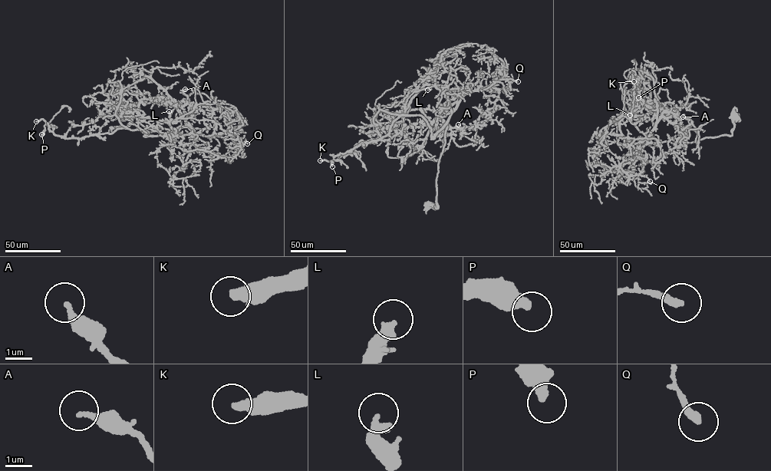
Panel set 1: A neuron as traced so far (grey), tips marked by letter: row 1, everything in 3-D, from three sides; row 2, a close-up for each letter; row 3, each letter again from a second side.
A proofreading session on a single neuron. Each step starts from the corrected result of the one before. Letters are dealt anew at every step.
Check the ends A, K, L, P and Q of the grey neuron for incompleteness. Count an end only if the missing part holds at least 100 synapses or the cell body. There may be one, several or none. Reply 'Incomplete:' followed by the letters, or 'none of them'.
Incomplete: K

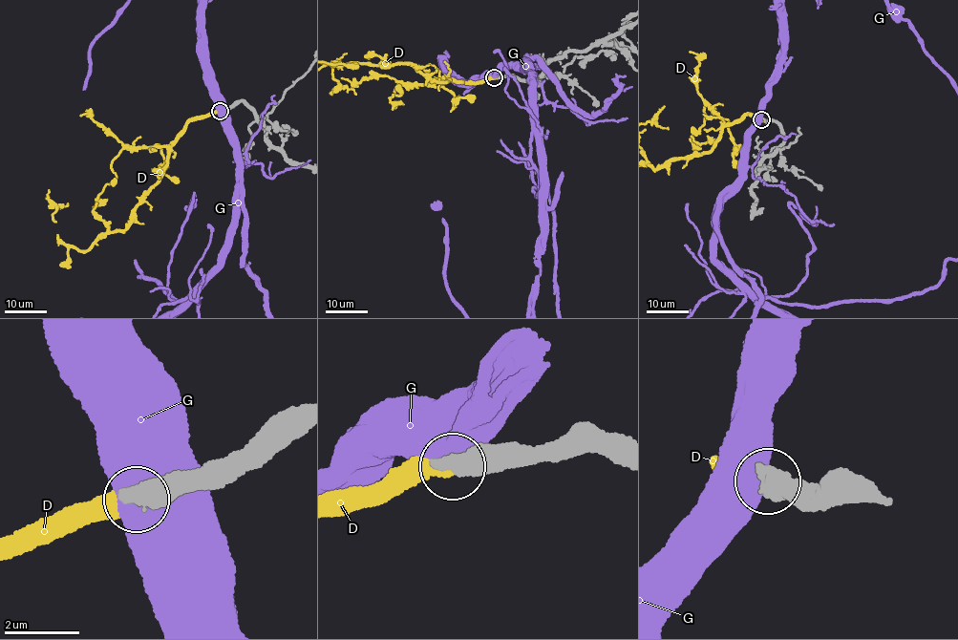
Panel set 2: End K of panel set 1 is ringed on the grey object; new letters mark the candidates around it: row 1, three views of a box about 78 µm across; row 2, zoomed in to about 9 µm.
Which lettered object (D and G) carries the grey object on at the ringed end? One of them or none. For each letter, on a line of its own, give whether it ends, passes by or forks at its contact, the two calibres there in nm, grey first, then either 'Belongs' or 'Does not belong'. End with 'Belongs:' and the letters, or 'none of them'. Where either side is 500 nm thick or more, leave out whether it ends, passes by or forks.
D: Thickness 600 nm (grey) against 400 nm. Belongs
G: Thickness 700 nm (grey) against 800 nm. Does not belong
Belongs: D

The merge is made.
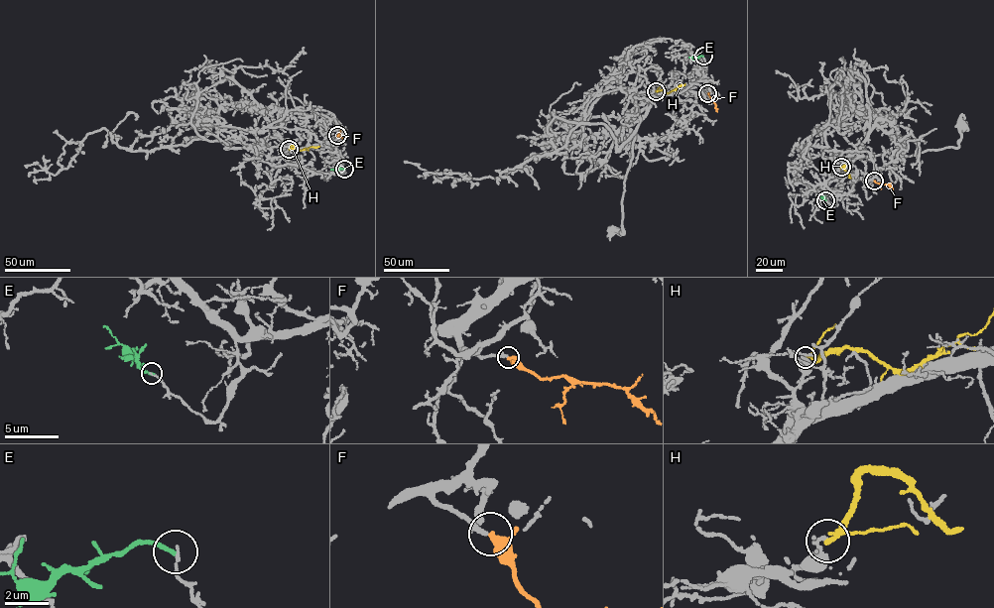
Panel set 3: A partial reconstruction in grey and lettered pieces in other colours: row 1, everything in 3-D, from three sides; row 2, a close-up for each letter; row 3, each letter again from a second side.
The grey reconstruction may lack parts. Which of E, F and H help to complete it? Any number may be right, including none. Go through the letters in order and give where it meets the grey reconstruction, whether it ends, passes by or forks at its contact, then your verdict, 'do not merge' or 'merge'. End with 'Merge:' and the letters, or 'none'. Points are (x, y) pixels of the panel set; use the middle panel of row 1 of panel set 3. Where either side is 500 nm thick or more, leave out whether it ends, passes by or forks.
E: contact (703, 56); it ends; do not merge
F: contact (707, 93); it passes by; merge
H: contact (656, 91); it passes by; do not merge
Merge: F

